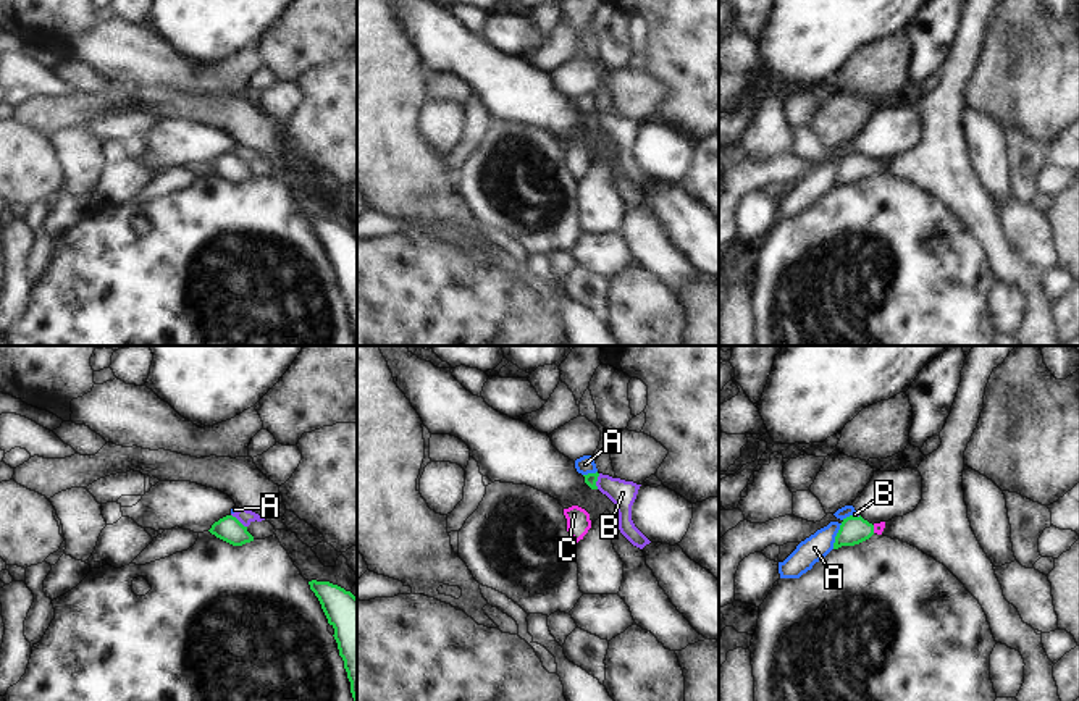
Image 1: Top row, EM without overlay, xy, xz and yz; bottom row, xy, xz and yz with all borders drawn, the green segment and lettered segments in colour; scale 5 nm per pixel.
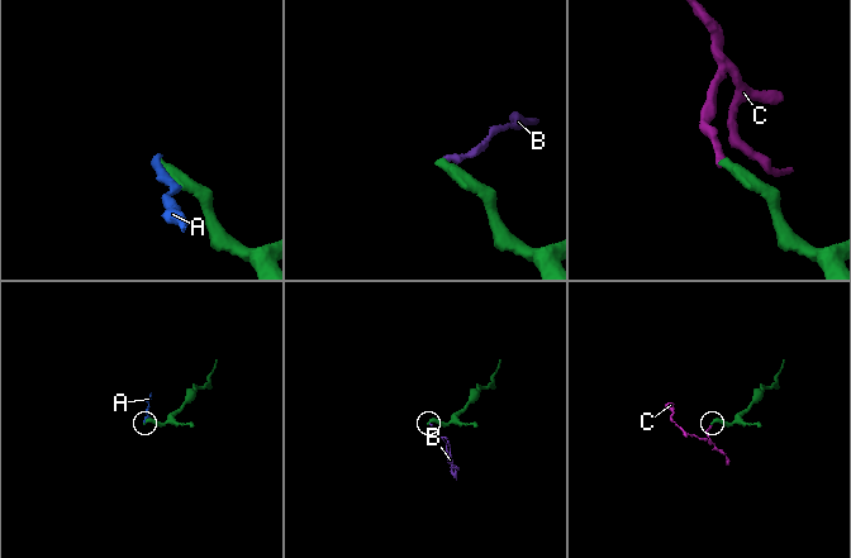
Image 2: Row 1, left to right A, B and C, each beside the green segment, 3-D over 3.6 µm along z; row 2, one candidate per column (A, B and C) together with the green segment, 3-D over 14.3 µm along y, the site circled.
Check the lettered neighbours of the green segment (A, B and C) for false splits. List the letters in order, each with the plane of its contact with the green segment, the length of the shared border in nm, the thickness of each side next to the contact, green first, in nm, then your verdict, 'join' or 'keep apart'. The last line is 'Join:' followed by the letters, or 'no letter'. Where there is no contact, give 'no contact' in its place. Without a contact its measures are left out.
A: meets green in yz; contact 140 nm long; 140 nm thick on the green side, 130 nm on the other; keep apart
B: meets green in xy; contact 100 nm long; 130 nm thick on the green side, 70 nm on the other; keep apart
C: meets green in yz; contact 40 nm long; 140 nm thick on the green side, 50 nm on the other; join
Join: C

